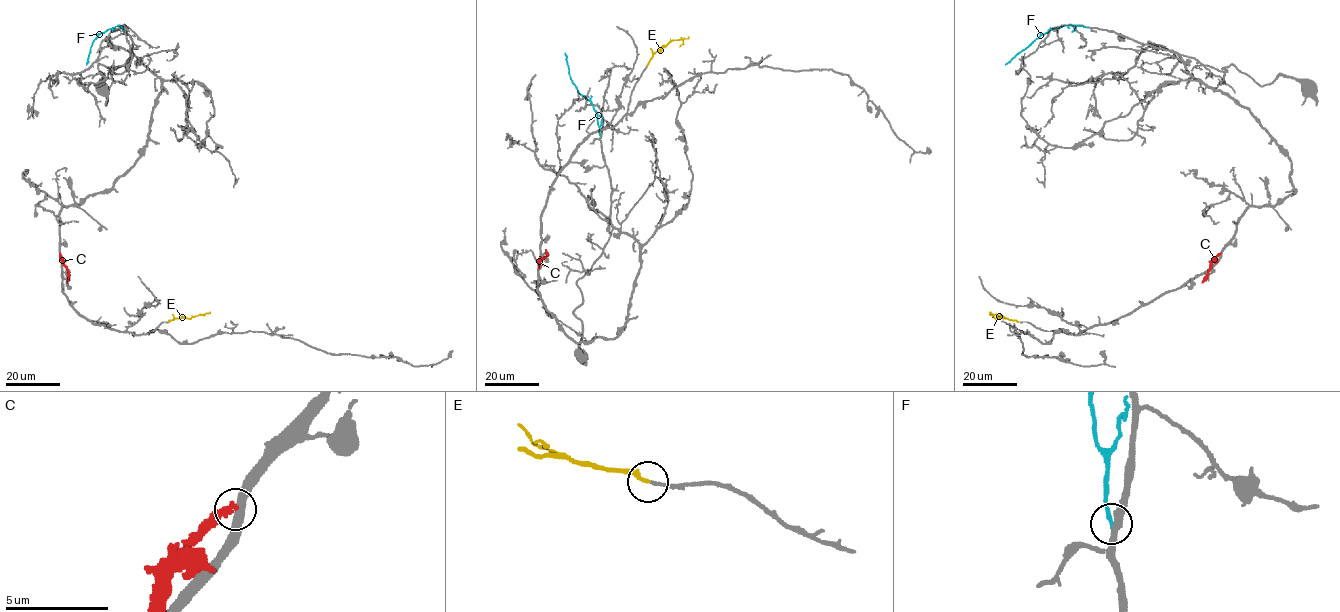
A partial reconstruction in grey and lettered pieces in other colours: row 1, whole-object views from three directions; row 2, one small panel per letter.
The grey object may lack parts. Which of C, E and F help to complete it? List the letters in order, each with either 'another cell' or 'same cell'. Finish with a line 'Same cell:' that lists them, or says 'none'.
C: another cell
E: same cell
F: another cell
Same cell: E

